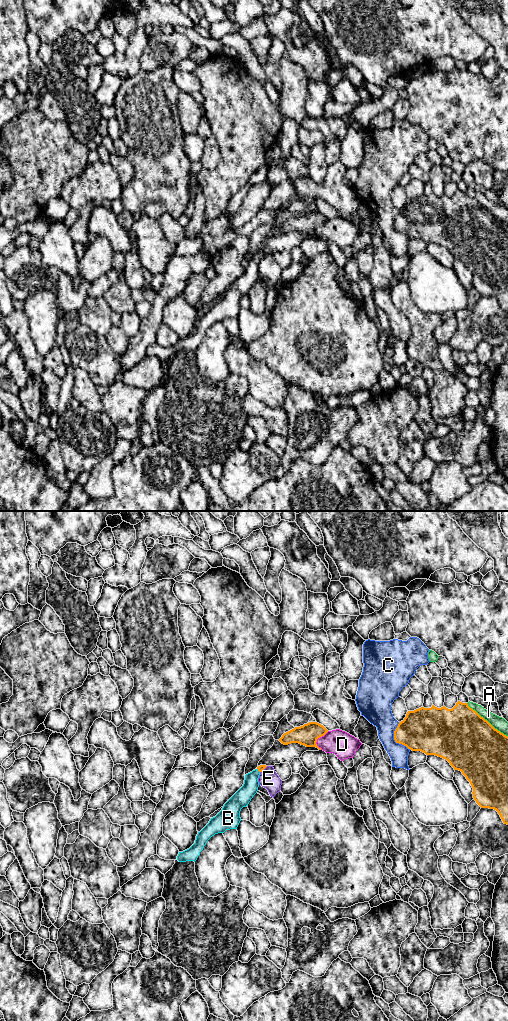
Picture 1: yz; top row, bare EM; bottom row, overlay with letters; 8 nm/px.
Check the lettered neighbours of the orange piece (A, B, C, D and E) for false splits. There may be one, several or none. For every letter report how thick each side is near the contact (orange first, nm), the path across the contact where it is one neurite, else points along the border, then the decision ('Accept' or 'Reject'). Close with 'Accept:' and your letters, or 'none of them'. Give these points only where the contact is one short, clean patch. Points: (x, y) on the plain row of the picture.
A: Thickness 460 nm (orange) against 110 nm. Reject
B: Thickness 50 nm (orange) against 140 nm. Path across: yz (260, 256), (258, 258), (243, 284). Accept
C: Thickness 340 nm (orange) against 200 nm. Reject
D: Thickness 170 nm (orange) against 200 nm. Reject
E: Thickness 50 nm (orange) against 160 nm. Boundary: yz (267, 254), (260, 260). Reject
Accept: B

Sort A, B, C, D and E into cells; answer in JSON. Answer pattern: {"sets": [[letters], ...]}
{"sets": [["A"], ["B"], ["C"], ["D"], ["E"]]}

